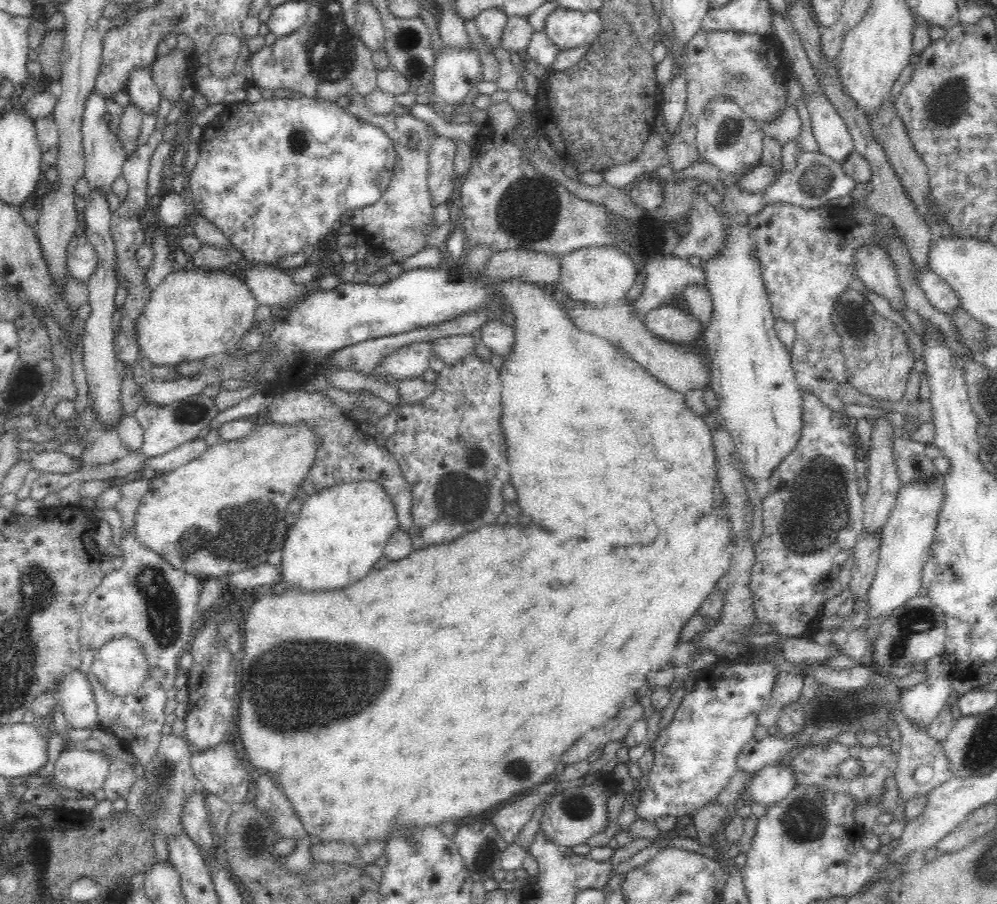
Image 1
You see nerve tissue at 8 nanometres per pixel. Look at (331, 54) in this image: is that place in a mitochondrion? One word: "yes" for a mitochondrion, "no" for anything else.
yes

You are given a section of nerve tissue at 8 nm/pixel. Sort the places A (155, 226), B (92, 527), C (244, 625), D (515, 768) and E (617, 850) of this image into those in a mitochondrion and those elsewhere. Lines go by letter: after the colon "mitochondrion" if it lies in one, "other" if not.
A: other
B: other
C: other
D: mitochondrion
E: other

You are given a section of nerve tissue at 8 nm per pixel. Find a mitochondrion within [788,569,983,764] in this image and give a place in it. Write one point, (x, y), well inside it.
(914, 620)

